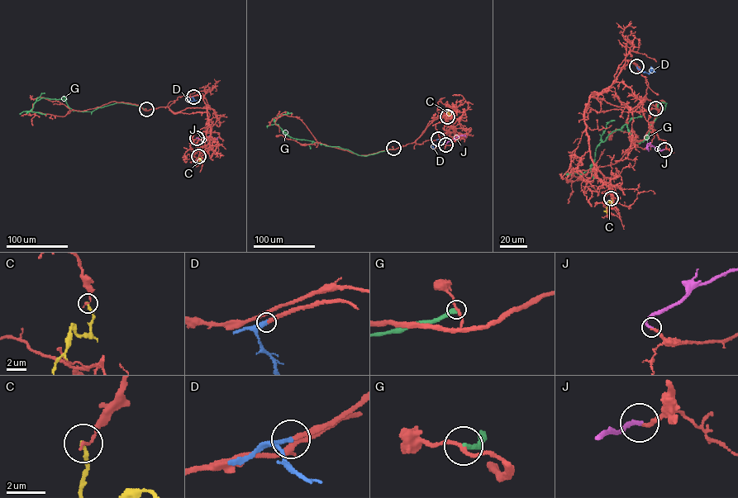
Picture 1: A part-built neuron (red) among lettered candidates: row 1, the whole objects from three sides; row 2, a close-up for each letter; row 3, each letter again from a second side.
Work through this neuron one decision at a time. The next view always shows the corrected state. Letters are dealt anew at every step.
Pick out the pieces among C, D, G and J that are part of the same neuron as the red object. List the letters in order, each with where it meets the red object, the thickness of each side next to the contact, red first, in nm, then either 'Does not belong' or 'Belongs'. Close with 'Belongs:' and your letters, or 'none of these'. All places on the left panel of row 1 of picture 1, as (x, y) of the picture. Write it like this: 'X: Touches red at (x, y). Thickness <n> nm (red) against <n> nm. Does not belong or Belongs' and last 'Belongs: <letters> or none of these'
C: Touches red at (198, 156). Thickness 150 nm (red) against 200 nm. Does not belong
D: Touches red at (193, 97). Thickness 200 nm (red) against 280 nm. Belongs
G: Touches red at (146, 109). Thickness 190 nm (red) against 280 nm. Does not belong
J: Touches red at (197, 138). Thickness 160 nm (red) against 200 nm. Belongs
Belongs: D, J

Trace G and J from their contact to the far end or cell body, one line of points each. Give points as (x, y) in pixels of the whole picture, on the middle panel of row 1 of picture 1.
G: (393, 148), (364, 156), (338, 146), (292, 138), (273, 120), (288, 113), (284, 112)
J: (445, 144), (462, 135), (465, 136)

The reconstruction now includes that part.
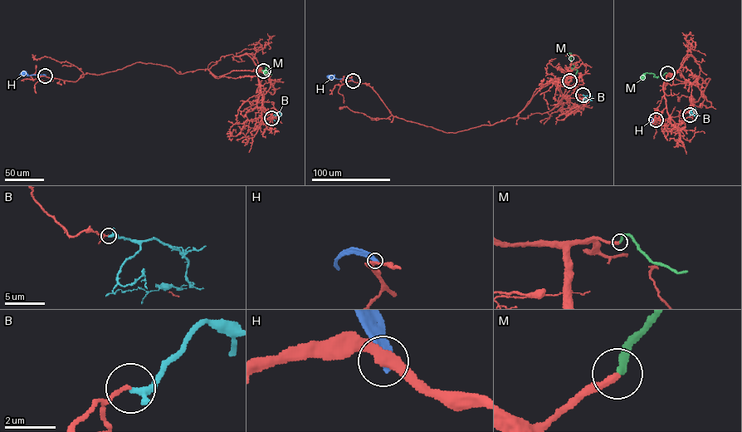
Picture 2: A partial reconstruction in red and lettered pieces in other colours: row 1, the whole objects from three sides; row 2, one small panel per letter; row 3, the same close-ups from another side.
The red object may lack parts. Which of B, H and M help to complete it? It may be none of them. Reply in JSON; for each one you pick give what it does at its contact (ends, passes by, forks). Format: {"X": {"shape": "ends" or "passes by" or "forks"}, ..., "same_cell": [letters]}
{"M": {"shape": "ends"}, "same_cell": ["M"]}

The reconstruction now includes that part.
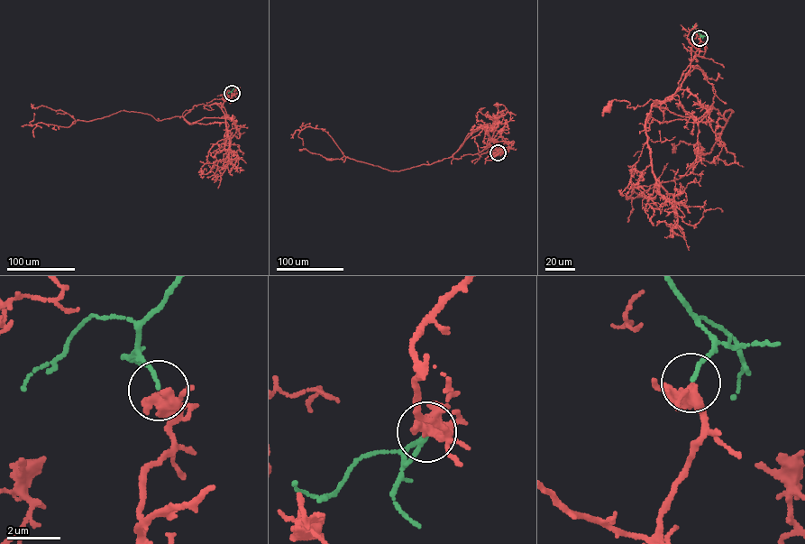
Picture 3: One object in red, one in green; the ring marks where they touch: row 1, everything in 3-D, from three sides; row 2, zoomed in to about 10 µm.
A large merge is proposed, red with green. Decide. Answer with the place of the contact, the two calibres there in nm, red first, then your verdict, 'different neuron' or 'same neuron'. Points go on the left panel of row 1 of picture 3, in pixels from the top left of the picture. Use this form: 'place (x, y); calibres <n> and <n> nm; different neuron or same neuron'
place (232, 93); calibres 360 and 140 nm; different neuron

